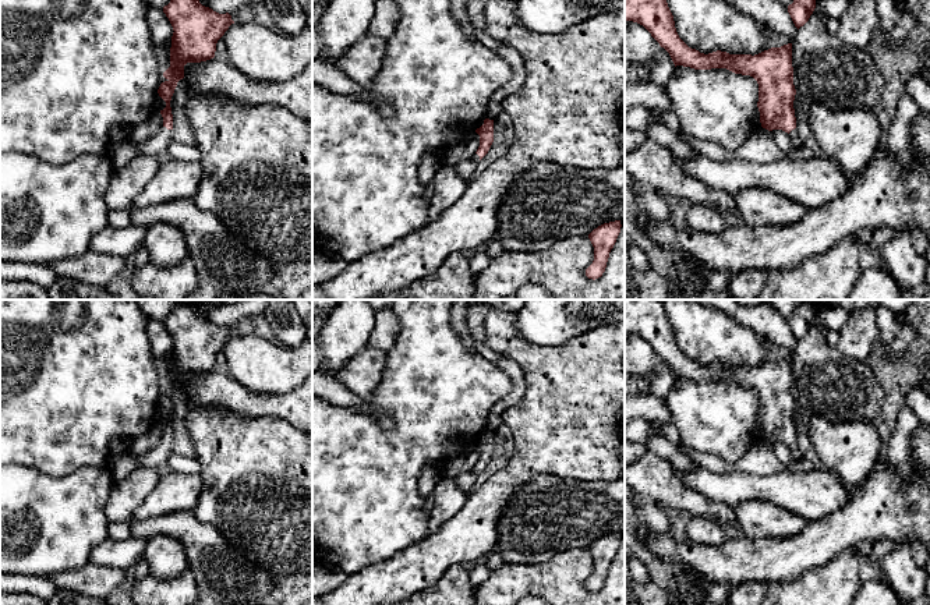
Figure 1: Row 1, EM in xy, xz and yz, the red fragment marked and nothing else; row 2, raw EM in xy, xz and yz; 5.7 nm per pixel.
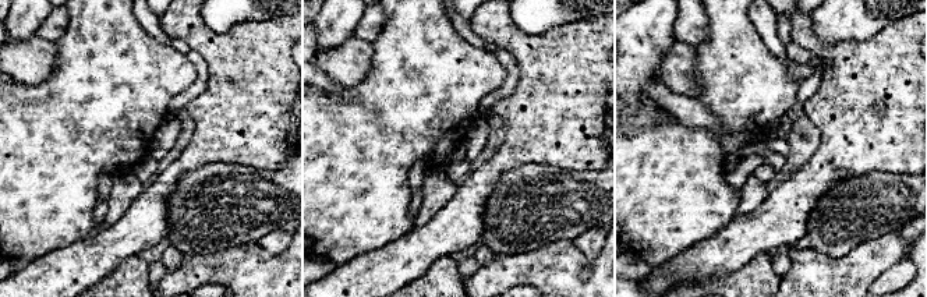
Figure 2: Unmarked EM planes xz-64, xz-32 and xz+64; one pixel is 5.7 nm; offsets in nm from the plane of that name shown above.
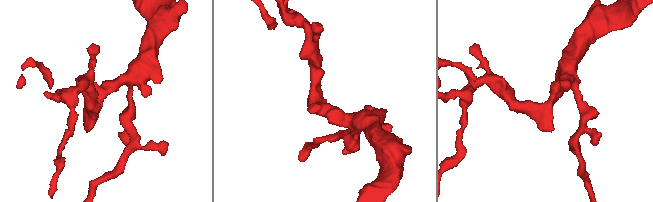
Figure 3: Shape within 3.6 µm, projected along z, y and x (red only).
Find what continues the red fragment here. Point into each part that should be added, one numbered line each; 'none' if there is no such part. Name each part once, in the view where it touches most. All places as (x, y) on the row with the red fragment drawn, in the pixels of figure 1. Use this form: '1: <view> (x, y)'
1: xy (158, 144)

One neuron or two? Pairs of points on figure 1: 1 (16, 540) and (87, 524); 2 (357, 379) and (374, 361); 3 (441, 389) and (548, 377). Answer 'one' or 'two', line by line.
1: one
2: one
3: two

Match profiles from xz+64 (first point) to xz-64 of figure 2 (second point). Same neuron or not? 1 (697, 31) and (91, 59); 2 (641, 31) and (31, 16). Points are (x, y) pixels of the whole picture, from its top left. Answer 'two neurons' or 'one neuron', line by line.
1: two neurons
2: one neuron

